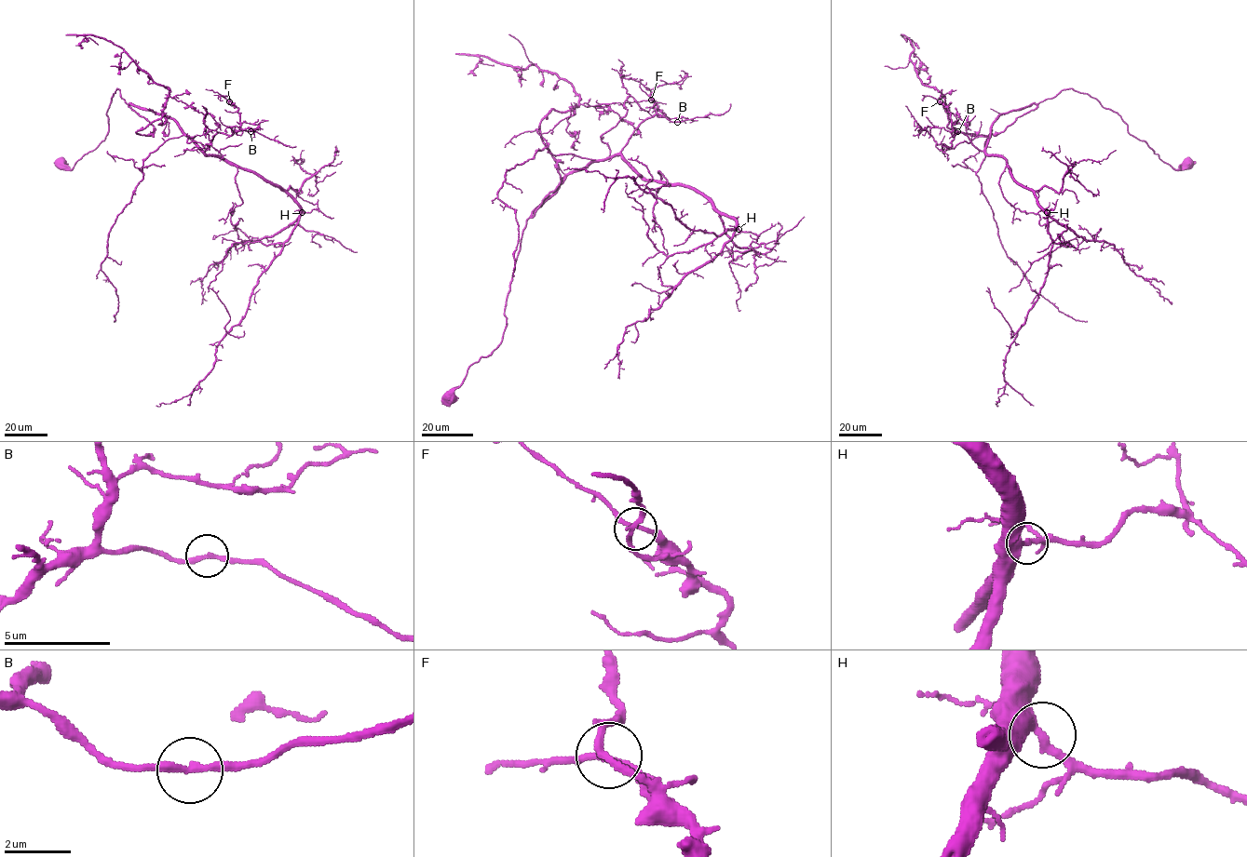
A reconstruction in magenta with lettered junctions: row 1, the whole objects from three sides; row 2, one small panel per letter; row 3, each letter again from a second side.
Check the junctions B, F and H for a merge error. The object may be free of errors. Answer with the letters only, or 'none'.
none

